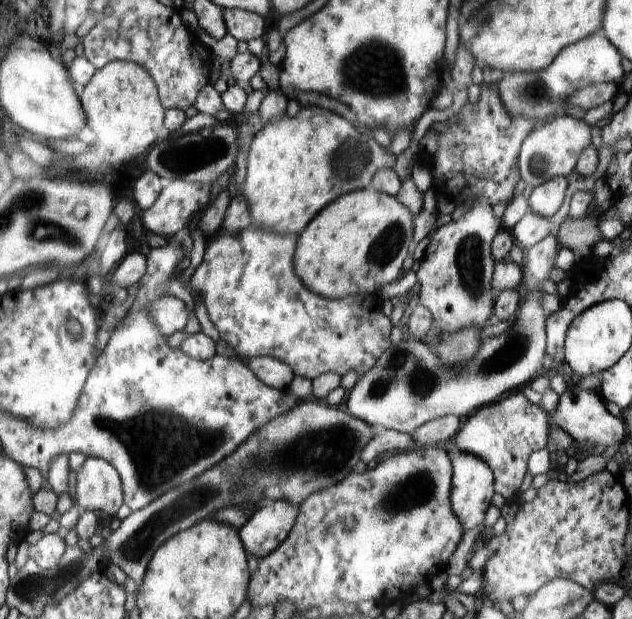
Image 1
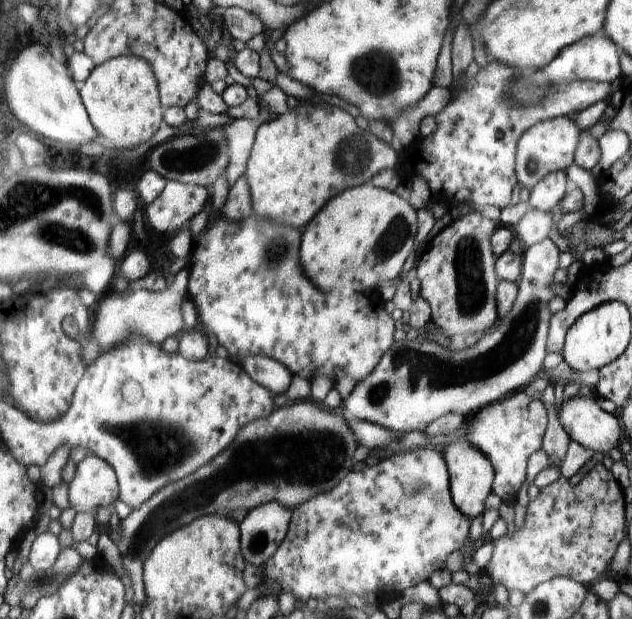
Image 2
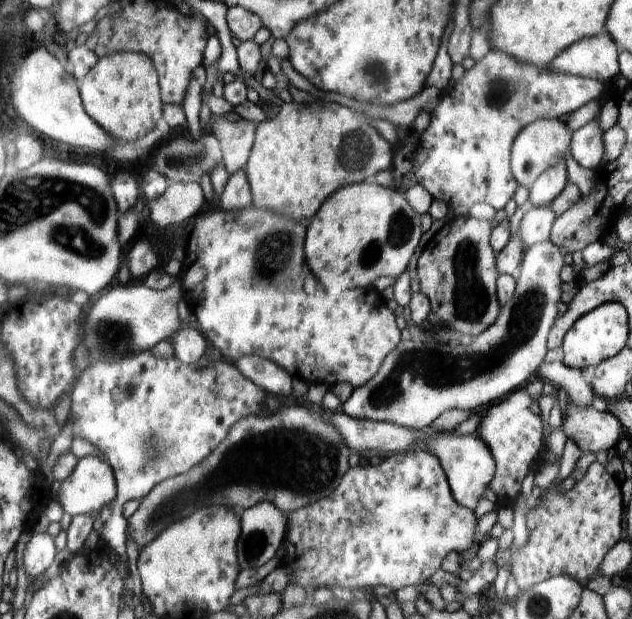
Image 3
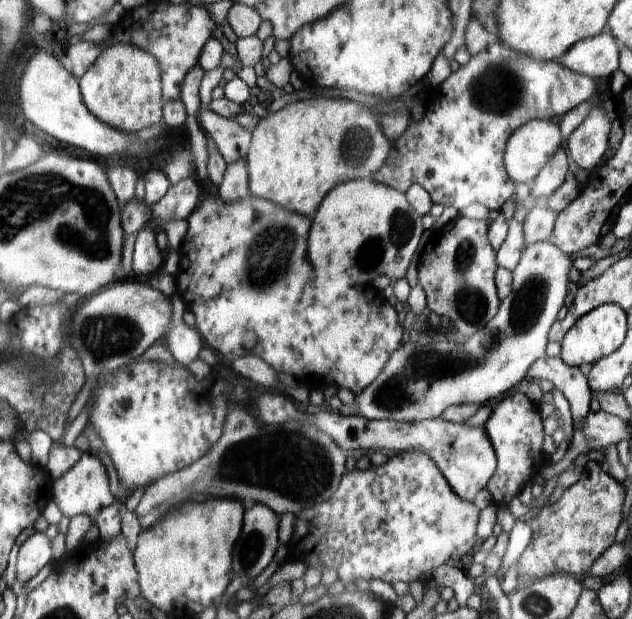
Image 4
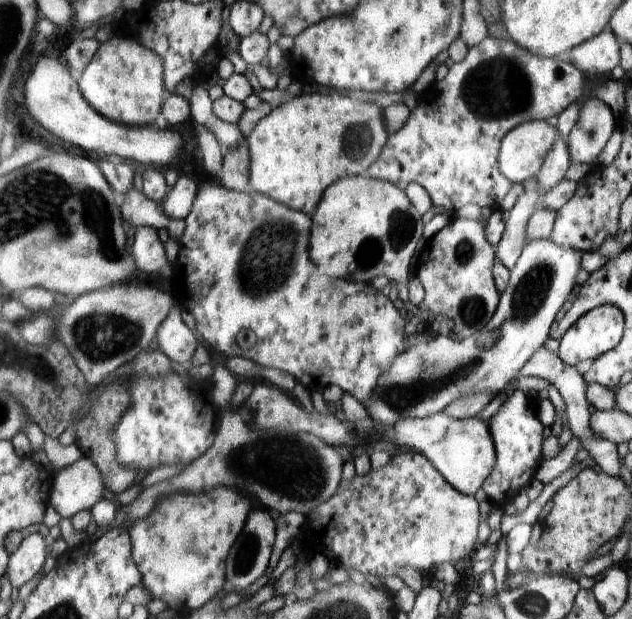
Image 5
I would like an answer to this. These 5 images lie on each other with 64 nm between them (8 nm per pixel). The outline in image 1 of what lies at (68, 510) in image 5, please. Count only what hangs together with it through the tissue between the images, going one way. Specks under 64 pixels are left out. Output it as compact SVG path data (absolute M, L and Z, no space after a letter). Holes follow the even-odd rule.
M87 457L76 480L76 504L80 510L115 518L125 502L122 481L114 466L104 459Z

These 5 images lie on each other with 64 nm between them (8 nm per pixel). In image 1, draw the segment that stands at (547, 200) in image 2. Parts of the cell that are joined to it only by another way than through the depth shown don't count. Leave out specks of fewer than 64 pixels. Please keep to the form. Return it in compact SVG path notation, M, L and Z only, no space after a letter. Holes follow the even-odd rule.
M559 176L545 182L543 185L534 187L530 197L527 199L528 211L552 220L554 214L558 212L558 209L564 202L568 181L569 178Z

